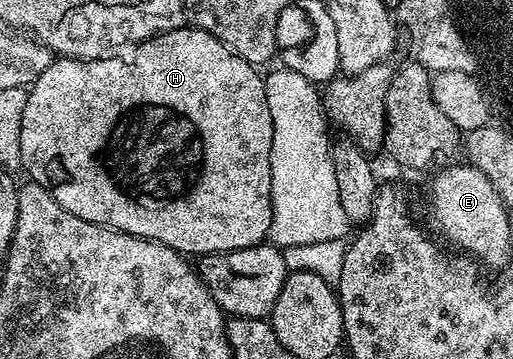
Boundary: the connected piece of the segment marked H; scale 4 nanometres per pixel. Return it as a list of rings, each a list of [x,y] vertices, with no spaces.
[[[182,28],[179,30],[168,30],[166,34],[158,34],[155,38],[147,38],[143,42],[136,43],[132,47],[133,54],[125,54],[122,58],[106,56],[103,58],[63,58],[58,57],[48,68],[39,75],[28,87],[27,108],[23,108],[23,128],[19,132],[19,148],[21,149],[21,166],[30,174],[32,181],[38,186],[42,186],[50,196],[59,203],[67,212],[79,216],[79,220],[87,220],[91,224],[100,226],[110,226],[112,230],[122,230],[124,234],[133,234],[137,238],[146,238],[159,244],[167,244],[167,248],[178,250],[180,254],[186,256],[204,256],[206,254],[230,254],[232,250],[242,250],[252,246],[262,245],[269,237],[269,225],[273,209],[271,208],[271,136],[273,135],[273,125],[271,124],[271,112],[267,108],[265,99],[265,83],[262,75],[253,67],[250,62],[235,56],[235,52],[227,49],[222,42],[215,40],[205,30],[196,28]]]

